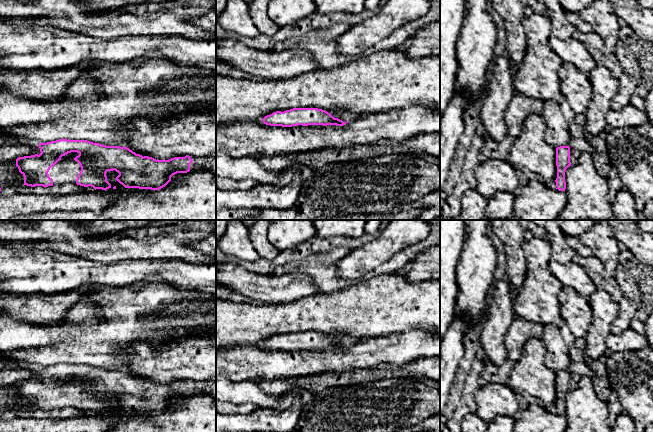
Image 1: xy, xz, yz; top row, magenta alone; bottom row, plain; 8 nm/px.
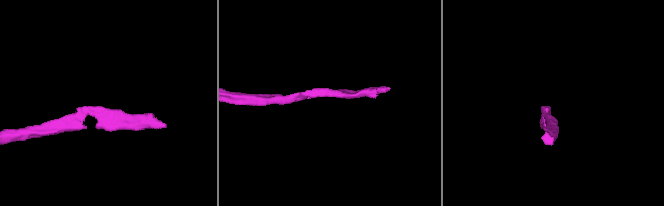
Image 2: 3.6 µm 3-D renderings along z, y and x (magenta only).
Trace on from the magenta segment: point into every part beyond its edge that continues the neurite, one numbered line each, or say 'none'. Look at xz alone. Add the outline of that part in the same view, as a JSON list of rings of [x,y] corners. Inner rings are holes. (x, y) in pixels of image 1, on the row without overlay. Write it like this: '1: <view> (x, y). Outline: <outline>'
none

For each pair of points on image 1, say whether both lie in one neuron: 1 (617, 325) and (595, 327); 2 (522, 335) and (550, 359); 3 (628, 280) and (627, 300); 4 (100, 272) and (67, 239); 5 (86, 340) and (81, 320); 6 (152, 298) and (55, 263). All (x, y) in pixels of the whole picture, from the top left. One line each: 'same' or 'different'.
1: different
2: different
3: same
4: different
5: different
6: different

